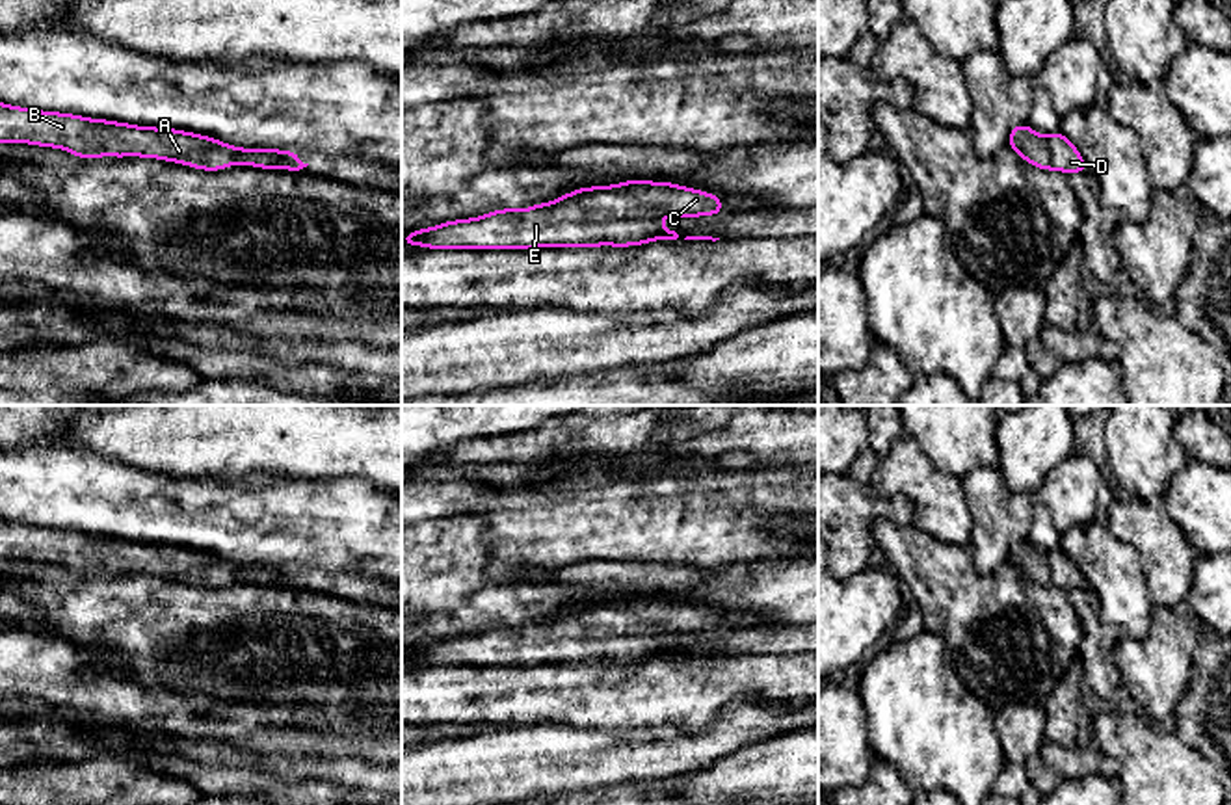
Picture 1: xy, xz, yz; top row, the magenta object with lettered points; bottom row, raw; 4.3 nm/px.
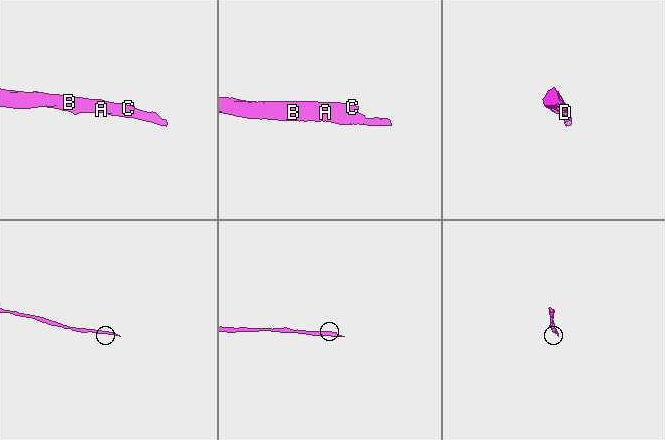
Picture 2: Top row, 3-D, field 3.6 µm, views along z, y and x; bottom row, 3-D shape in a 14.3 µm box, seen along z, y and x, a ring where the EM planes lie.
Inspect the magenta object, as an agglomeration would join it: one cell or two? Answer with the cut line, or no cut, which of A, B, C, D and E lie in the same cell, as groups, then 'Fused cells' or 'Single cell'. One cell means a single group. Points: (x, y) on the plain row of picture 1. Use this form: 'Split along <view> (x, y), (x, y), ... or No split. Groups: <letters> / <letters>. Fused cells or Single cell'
No split. Groups: A B C D E. Single cell

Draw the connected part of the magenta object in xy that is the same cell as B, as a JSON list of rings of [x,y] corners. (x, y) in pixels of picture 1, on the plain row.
[[[0,519],[0,560],[63,565],[86,576],[100,573],[156,574],[203,587],[219,587],[229,582],[299,587],[309,582],[294,567],[242,565],[175,545],[138,543],[4,519]]]

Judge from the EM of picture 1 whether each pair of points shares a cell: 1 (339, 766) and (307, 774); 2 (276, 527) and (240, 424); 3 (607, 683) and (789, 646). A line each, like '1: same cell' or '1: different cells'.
1: same cell
2: different cells
3: different cells

